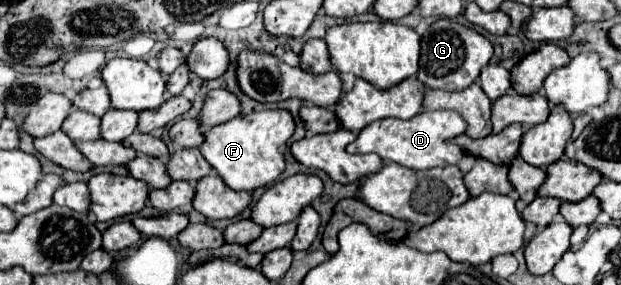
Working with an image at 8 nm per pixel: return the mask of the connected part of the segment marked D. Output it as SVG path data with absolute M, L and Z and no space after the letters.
M435 110L435 112L421 112L409 120L397 120L397 118L385 118L369 124L363 128L357 138L349 144L351 154L377 154L383 162L397 162L401 166L409 166L413 170L427 170L435 166L449 166L457 164L463 158L463 150L457 144L451 144L447 140L453 140L455 136L463 134L467 130L465 120L457 112L449 110Z

